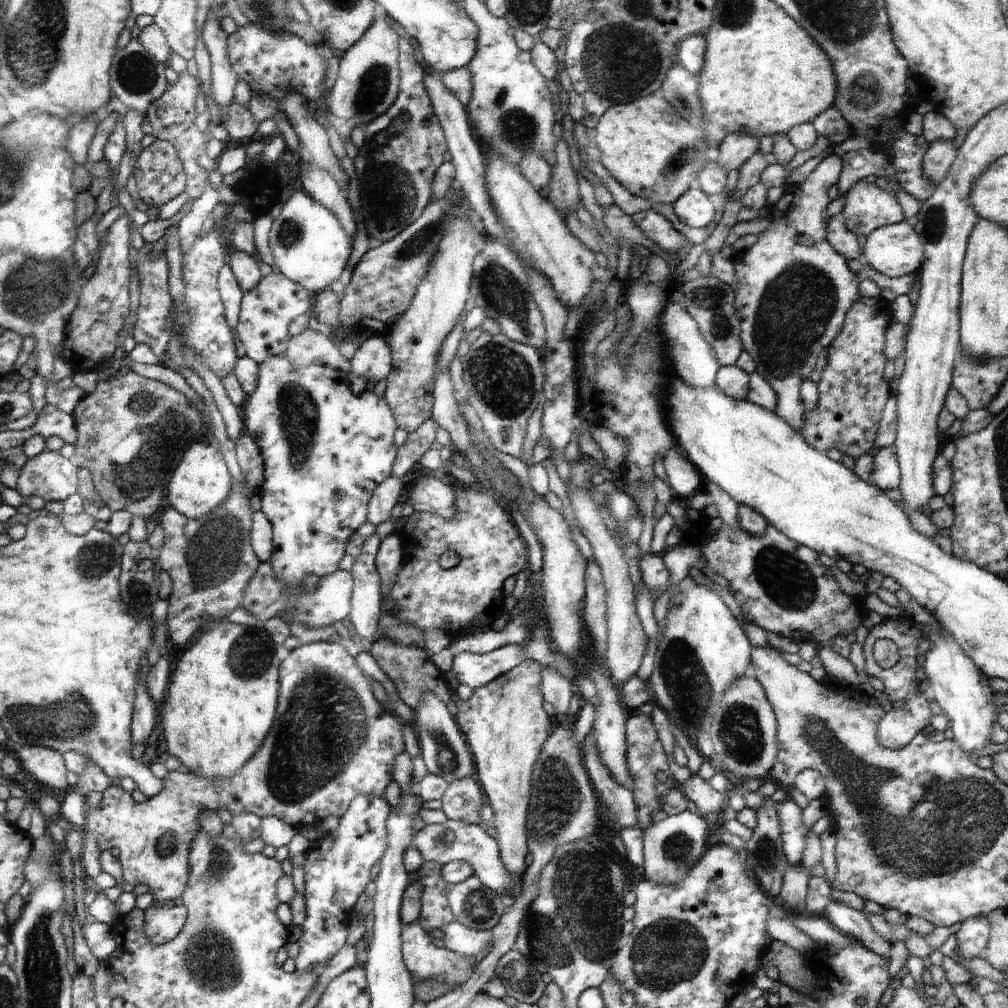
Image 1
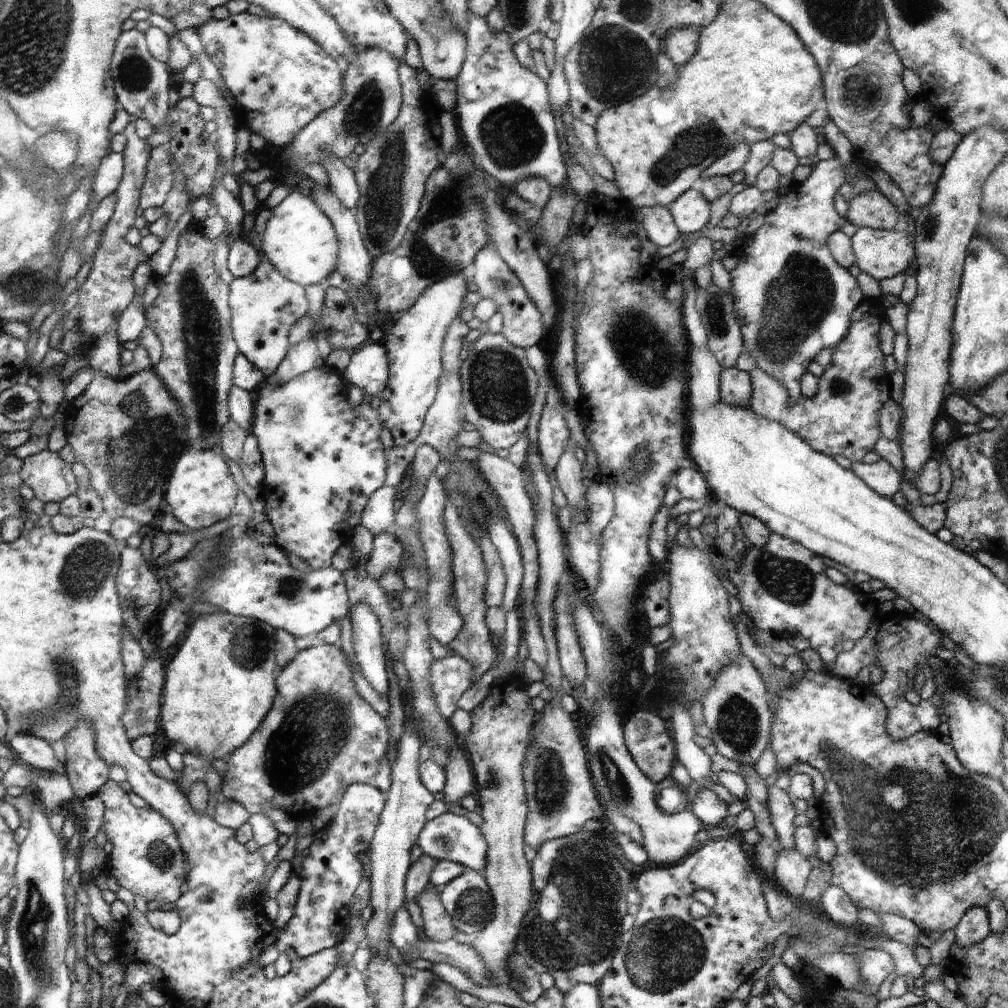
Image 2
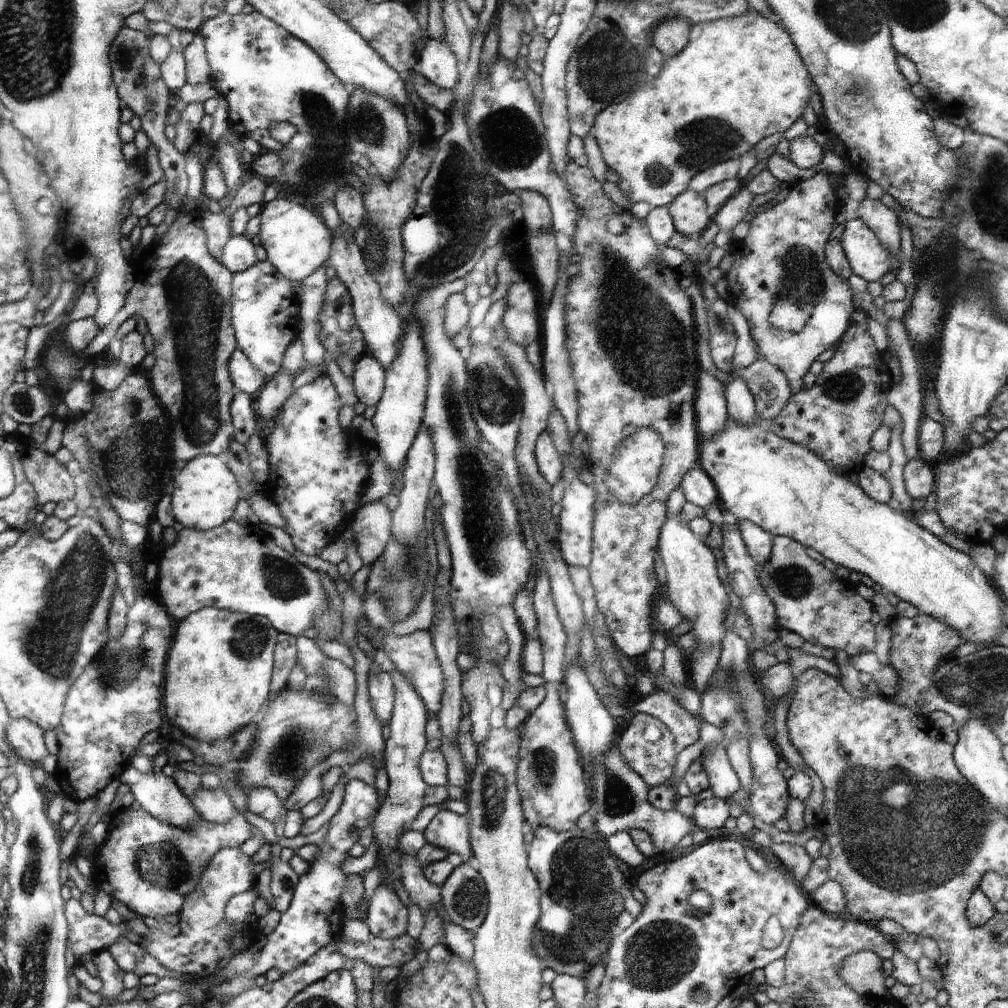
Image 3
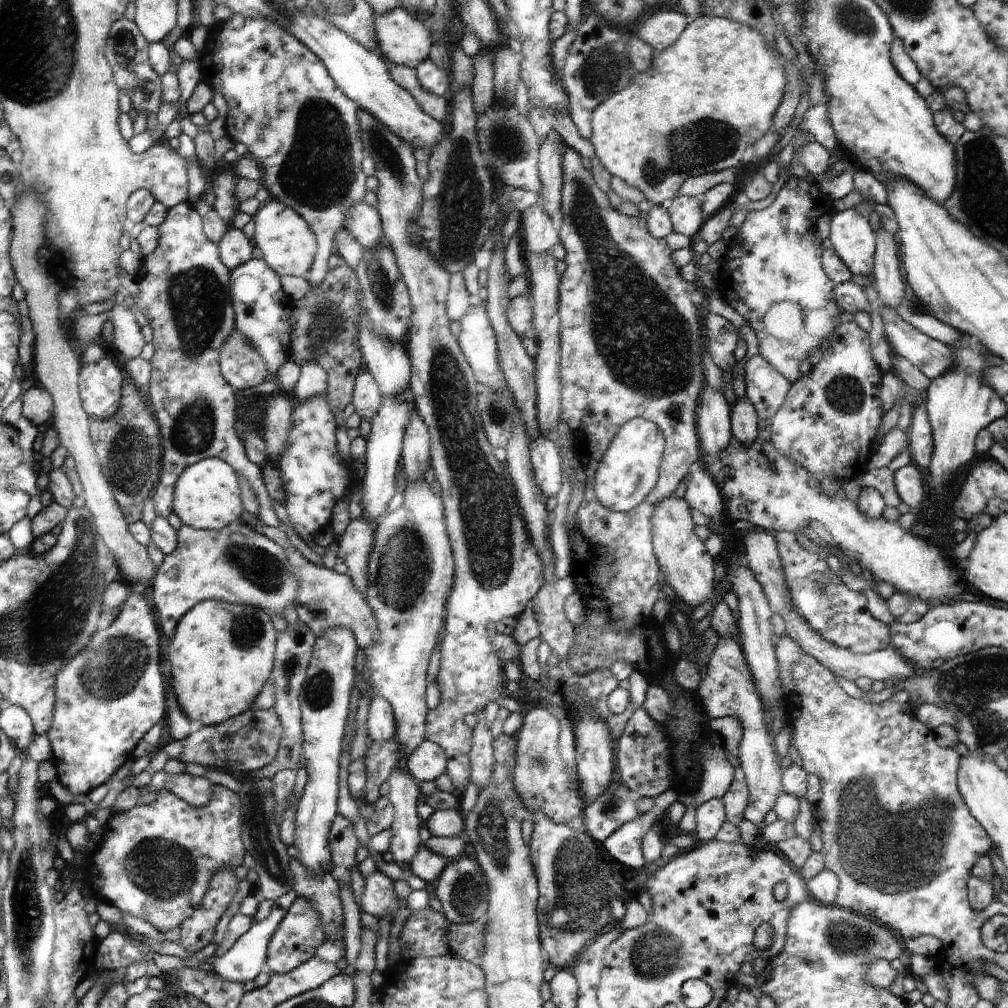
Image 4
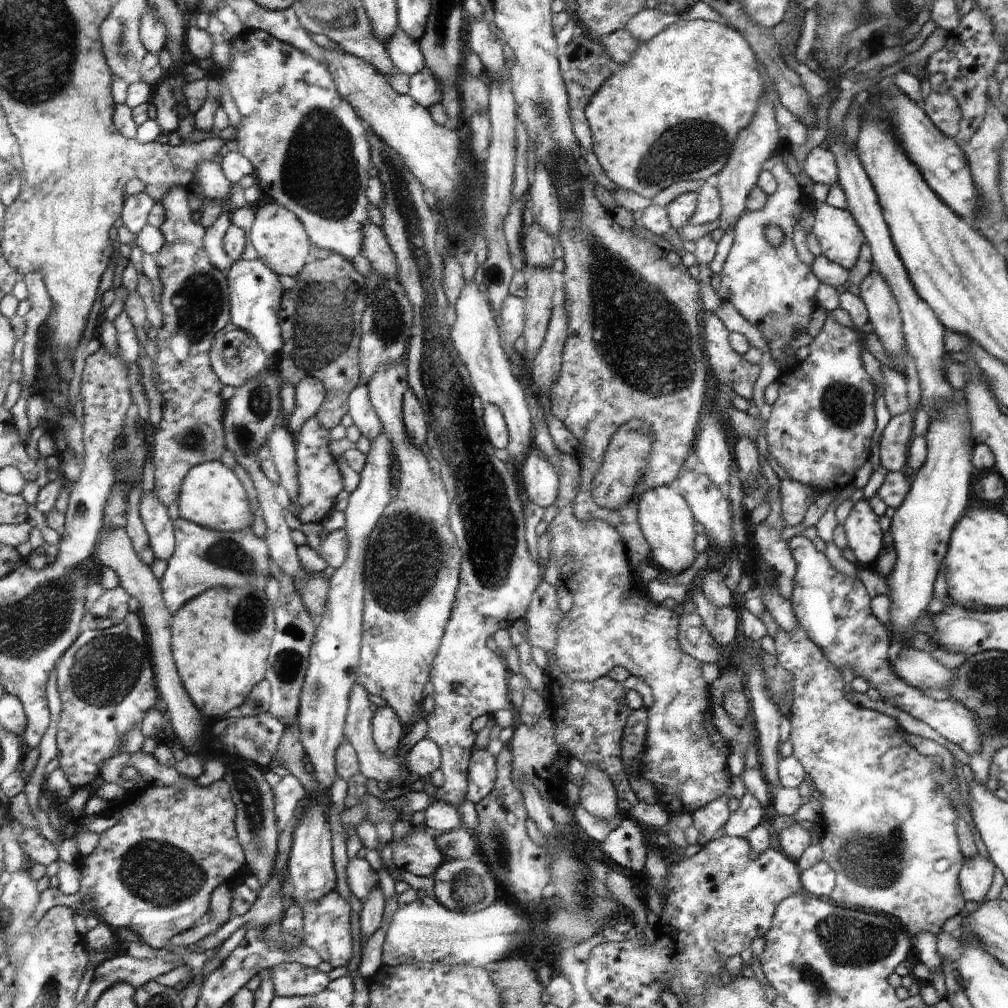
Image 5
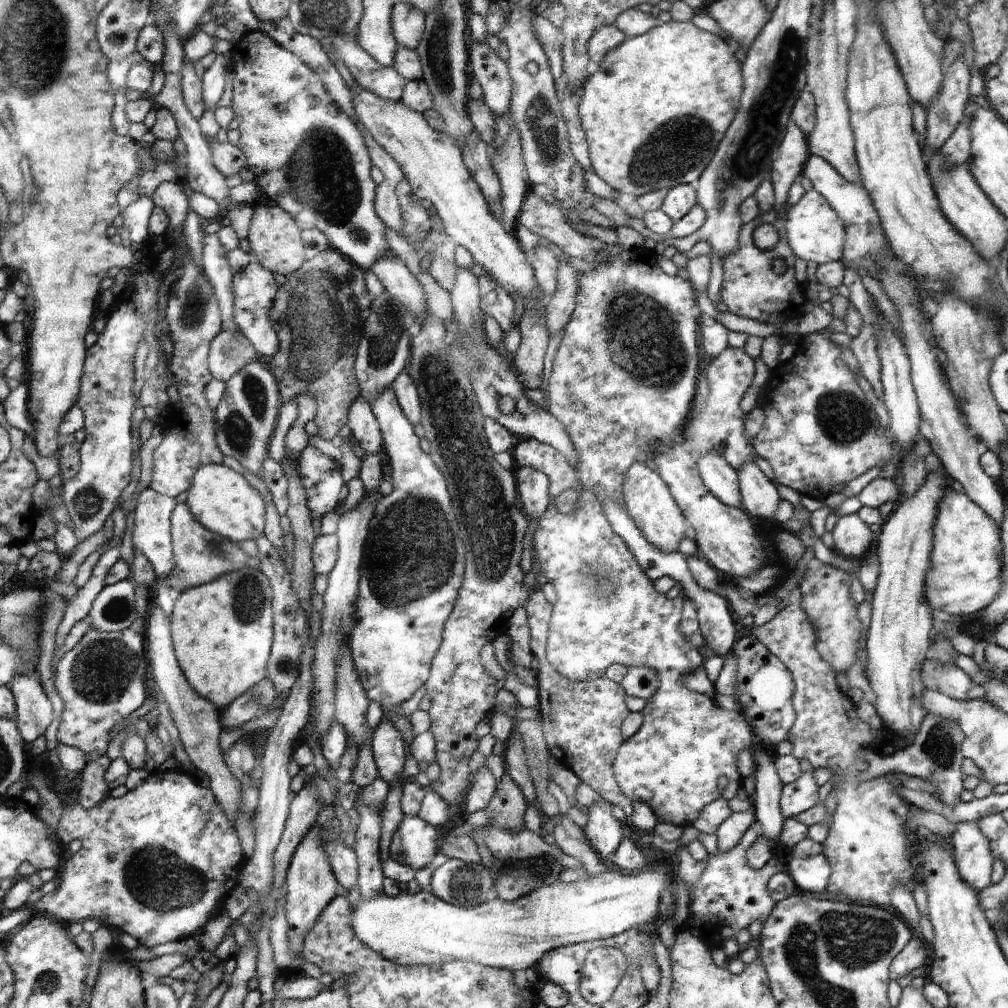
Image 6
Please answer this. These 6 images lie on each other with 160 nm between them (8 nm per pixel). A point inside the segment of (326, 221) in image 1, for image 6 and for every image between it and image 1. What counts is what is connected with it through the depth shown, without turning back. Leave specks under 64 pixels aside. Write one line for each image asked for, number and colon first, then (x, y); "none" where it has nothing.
2: (299, 239)
3: (298, 242)
4: (286, 240)
5: (277, 234)
6: (274, 238)

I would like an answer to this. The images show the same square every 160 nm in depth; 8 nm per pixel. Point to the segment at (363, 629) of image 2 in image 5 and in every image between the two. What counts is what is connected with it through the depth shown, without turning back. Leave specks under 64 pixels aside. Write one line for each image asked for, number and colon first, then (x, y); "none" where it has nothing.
3: (381, 689)
4: (380, 720)
5: (387, 730)

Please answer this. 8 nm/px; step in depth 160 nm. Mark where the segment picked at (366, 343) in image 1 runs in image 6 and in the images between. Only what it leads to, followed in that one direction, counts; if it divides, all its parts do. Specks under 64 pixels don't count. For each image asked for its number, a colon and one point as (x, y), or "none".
2: (368, 369)
3: (368, 379)
4: (367, 399)
5: (364, 416)
6: (364, 426)

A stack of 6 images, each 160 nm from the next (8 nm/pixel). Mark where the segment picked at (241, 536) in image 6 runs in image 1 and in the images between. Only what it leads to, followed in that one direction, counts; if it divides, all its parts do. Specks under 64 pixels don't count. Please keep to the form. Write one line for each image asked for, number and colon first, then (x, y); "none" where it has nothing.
1: (201, 482)
2: (202, 491)
3: (204, 493)
4: (207, 496)
5: (211, 496)

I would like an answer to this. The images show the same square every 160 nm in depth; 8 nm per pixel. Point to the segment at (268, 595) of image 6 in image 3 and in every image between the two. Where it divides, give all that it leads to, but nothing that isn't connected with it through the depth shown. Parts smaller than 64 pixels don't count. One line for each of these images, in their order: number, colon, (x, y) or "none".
3: (219, 676)
4: (222, 654)
5: (220, 640)

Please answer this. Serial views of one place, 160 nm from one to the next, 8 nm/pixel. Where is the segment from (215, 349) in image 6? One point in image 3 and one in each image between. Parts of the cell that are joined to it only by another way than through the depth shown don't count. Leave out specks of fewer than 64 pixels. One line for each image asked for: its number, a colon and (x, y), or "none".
3: (247, 377)
4: (243, 366)
5: (236, 356)

